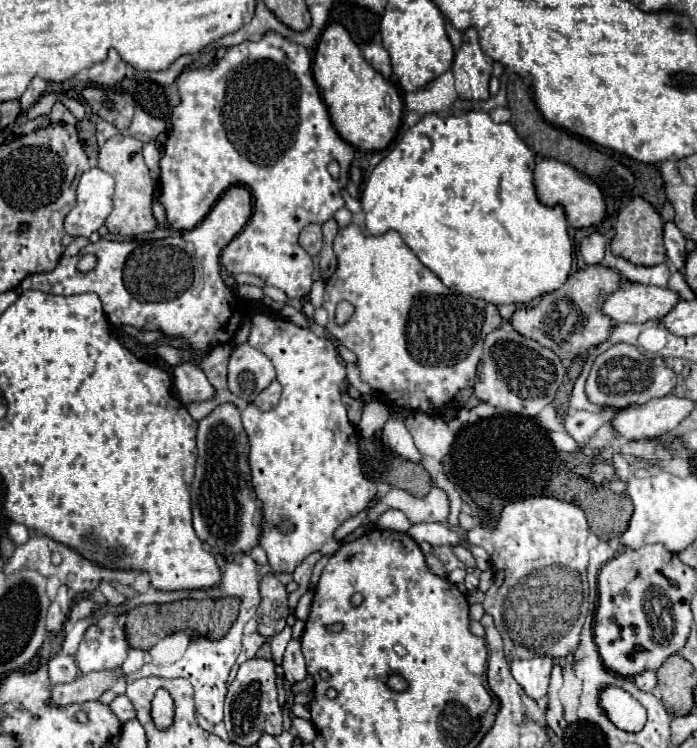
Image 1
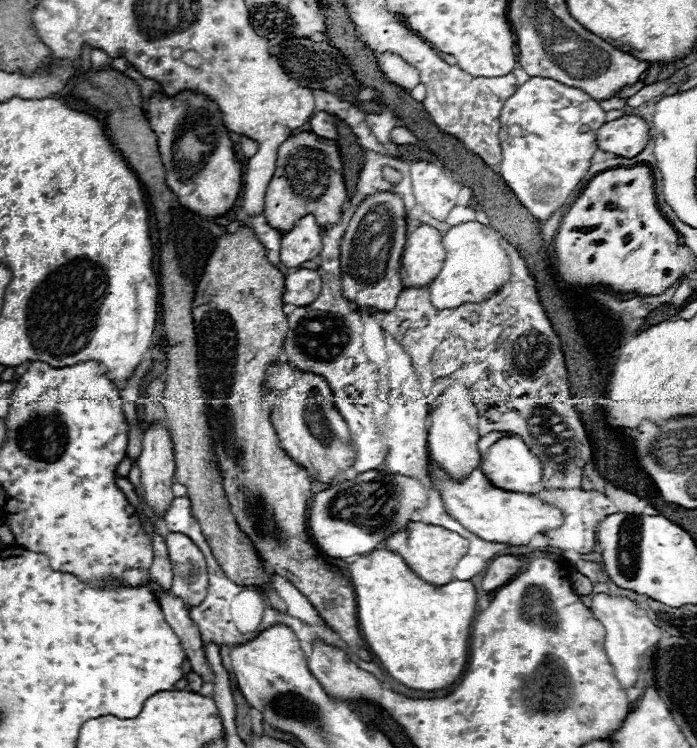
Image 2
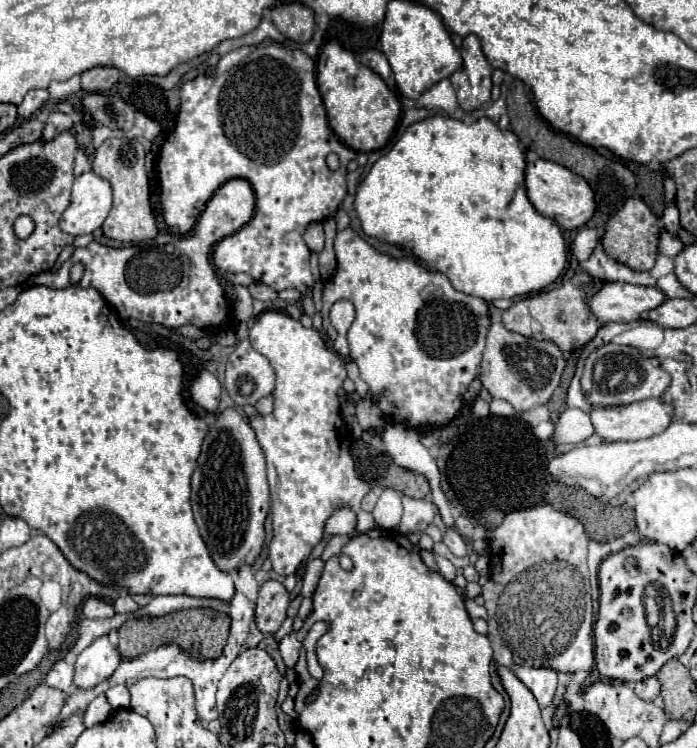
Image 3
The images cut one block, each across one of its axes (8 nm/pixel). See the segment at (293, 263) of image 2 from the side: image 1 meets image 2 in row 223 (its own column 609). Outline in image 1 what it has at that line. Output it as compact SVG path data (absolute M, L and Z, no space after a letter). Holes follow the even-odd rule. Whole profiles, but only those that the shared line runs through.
M624 282L616 294L612 294L602 310L616 324L620 322L648 322L662 320L680 302L680 294L670 288L646 286L636 282Z

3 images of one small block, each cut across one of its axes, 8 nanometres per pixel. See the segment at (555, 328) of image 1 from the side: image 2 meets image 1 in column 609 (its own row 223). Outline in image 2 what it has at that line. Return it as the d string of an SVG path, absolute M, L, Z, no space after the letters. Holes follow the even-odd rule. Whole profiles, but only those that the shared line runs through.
M302 132L298 136L290 136L288 140L284 140L282 146L278 148L276 172L270 180L266 196L264 196L264 218L266 218L266 222L272 228L276 228L278 232L286 234L286 232L290 232L290 228L294 228L294 224L302 216L312 214L318 220L318 226L326 230L326 228L338 224L338 220L344 212L344 202L346 202L346 184L344 184L344 176L342 176L342 158L340 158L338 146L332 140L316 136L314 132ZM310 190L320 192L320 196L312 198Z

